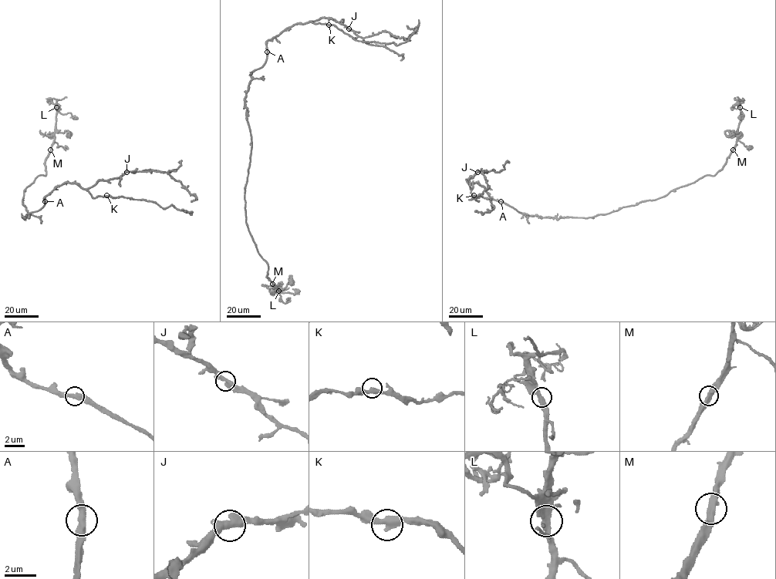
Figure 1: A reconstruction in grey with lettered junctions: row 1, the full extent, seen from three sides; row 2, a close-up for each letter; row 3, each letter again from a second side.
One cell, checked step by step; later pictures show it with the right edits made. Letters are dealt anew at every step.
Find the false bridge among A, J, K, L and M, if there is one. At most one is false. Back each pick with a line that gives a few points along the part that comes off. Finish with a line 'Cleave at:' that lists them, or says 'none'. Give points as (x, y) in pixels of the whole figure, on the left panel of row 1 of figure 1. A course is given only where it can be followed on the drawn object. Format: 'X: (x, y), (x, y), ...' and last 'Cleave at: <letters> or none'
Cleave at: none

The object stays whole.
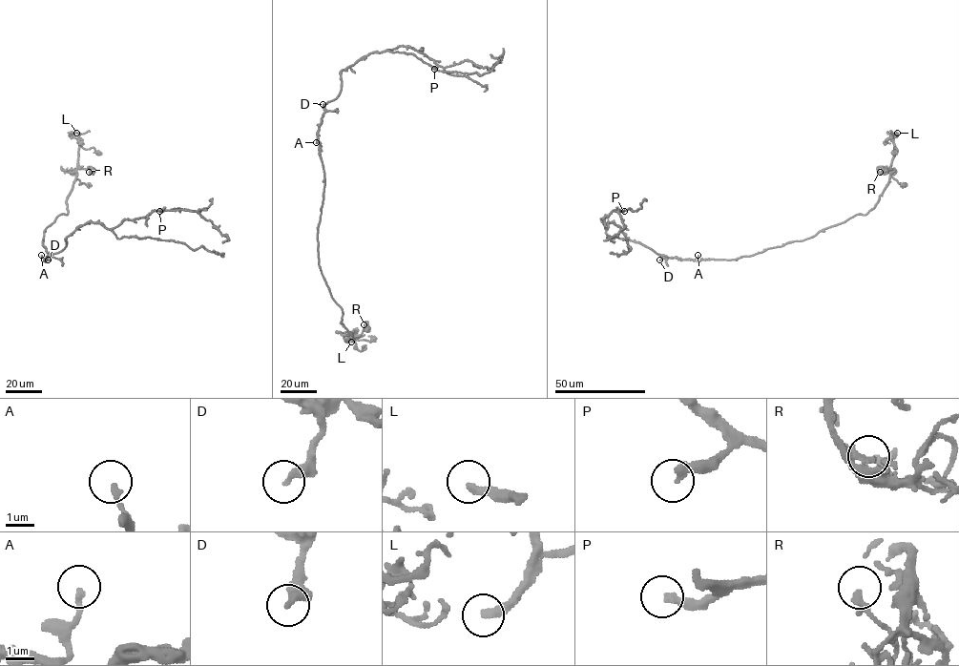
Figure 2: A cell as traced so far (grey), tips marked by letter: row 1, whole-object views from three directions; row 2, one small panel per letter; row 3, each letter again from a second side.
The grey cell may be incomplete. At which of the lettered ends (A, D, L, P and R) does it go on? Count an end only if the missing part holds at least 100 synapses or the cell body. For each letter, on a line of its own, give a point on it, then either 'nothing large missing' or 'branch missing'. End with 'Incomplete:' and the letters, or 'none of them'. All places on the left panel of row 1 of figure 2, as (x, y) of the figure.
A: at (41, 255); nothing large missing
D: at (48, 260); nothing large missing
L: at (76, 133); branch missing
P: at (159, 211); nothing large missing
R: at (89, 172); nothing large missing
Incomplete: L

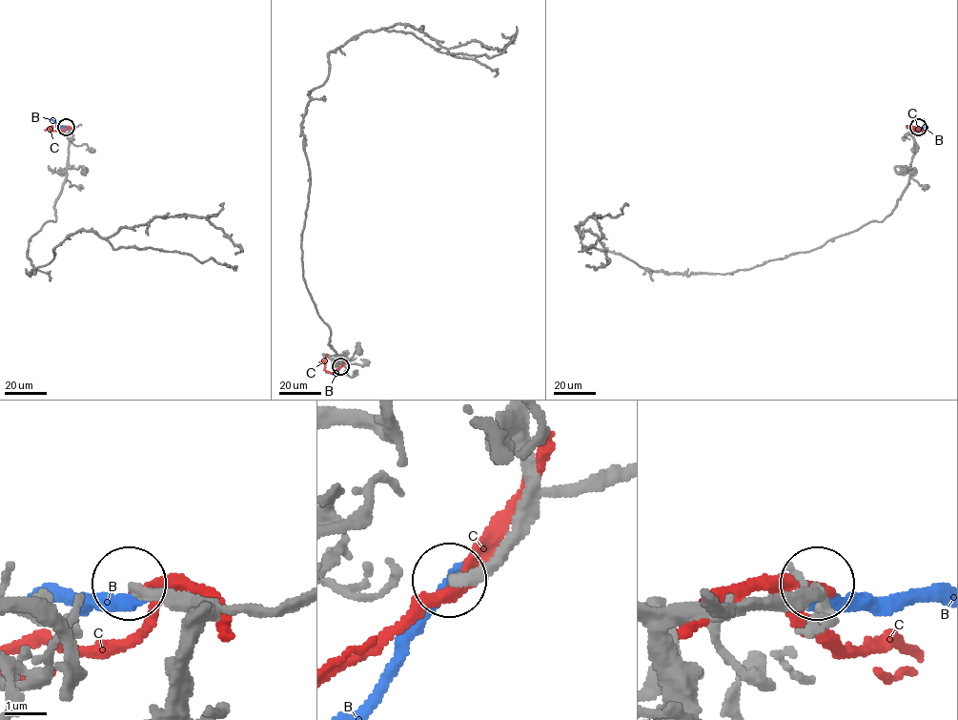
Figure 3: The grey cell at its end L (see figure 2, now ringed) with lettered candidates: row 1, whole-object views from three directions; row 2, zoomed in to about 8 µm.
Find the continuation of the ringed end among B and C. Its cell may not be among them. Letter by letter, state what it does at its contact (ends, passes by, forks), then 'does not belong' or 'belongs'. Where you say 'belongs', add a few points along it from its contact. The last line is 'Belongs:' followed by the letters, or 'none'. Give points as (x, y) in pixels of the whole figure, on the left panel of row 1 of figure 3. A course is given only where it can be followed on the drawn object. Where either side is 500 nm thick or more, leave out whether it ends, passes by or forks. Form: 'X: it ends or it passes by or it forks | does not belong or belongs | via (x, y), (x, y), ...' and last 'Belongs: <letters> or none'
B: it ends | does not belong
C: it passes by | does not belong
Belongs: none

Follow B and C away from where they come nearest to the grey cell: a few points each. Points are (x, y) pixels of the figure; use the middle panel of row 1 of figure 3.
B: (341, 366), (336, 373), (325, 372)
C: (342, 365), (332, 373), (326, 371), (326, 354)

